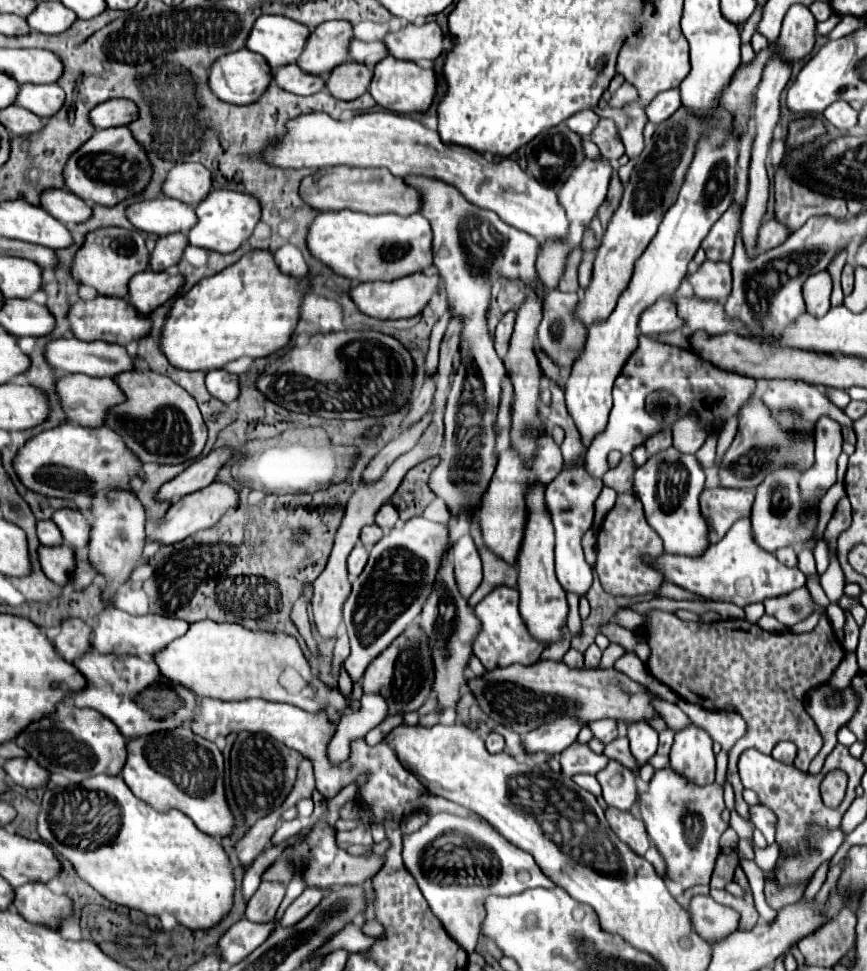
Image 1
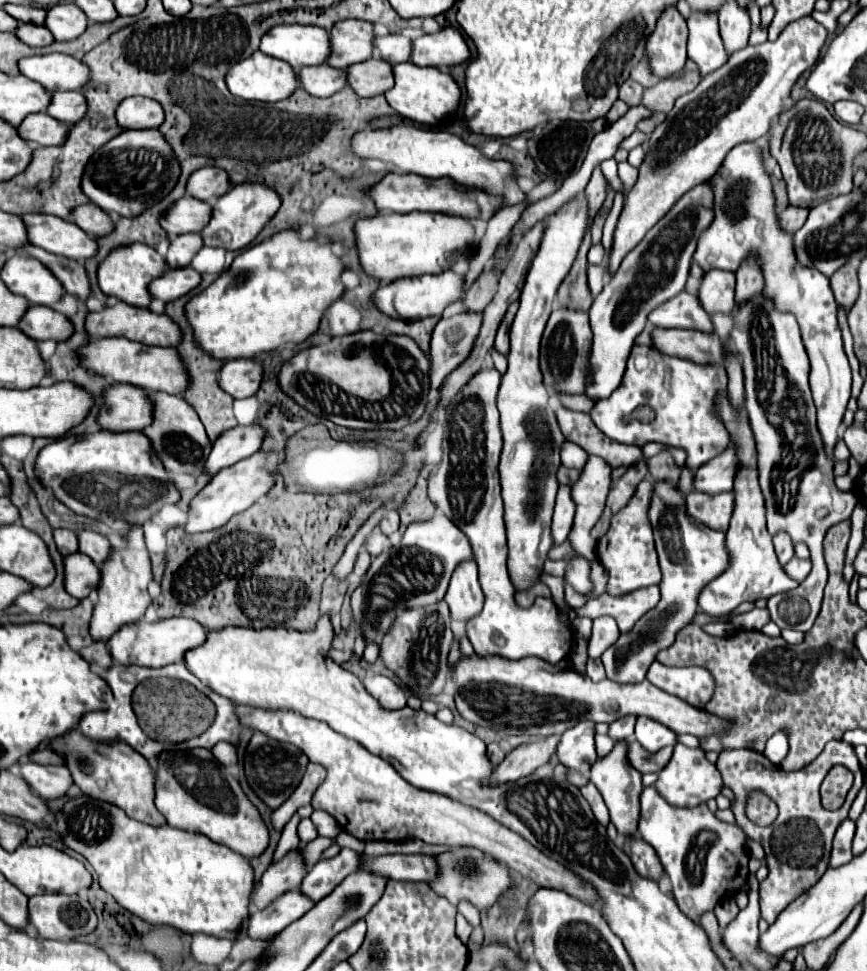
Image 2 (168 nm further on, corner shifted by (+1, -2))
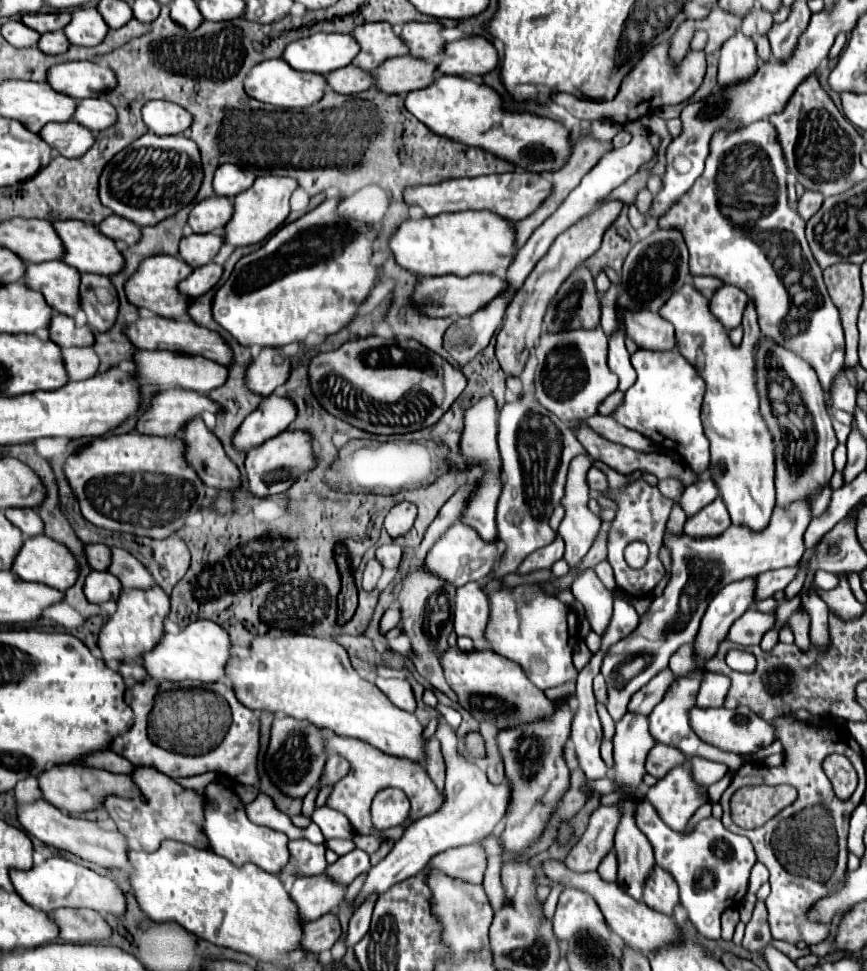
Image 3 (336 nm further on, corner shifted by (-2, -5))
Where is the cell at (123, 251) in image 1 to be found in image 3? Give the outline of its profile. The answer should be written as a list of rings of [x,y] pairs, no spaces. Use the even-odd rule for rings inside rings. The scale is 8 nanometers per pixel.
[[[166,254],[150,256],[140,264],[136,274],[126,282],[126,296],[138,308],[148,308],[164,318],[182,318],[188,314],[192,298],[178,290],[178,282],[182,282],[190,274],[192,274],[192,268],[182,258],[178,260],[178,258],[166,256]]]

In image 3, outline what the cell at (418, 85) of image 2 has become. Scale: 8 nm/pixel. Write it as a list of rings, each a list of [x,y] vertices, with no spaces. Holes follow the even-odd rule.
[[[440,76],[428,88],[412,90],[406,96],[406,108],[432,132],[466,146],[484,148],[530,174],[556,172],[566,166],[572,154],[570,130],[562,122],[532,112],[506,110],[494,88],[472,78]]]

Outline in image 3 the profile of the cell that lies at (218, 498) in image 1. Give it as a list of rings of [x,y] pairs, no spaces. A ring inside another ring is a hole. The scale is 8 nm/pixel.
[[[284,430],[278,436],[262,442],[260,446],[256,446],[248,452],[248,456],[246,456],[248,486],[258,496],[280,494],[280,492],[286,492],[298,480],[298,476],[314,470],[316,464],[318,464],[318,460],[314,454],[312,436],[304,430]]]

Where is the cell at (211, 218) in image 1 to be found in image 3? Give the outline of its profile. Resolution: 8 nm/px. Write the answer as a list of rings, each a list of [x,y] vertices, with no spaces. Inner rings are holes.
[[[260,176],[254,186],[244,190],[234,198],[234,216],[224,228],[226,244],[232,246],[250,246],[262,242],[268,234],[272,234],[290,214],[290,196],[298,188],[294,178],[286,176]]]

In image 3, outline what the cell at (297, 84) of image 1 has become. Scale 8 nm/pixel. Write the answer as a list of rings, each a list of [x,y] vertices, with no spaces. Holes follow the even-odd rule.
[[[350,64],[342,70],[334,70],[334,72],[326,74],[326,78],[328,78],[328,86],[340,94],[364,92],[374,84],[374,76],[354,64]]]

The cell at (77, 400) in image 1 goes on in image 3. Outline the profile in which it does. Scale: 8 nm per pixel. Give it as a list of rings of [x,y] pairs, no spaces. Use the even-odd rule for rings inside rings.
[[[164,390],[140,416],[136,432],[176,436],[190,420],[200,418],[202,412],[212,412],[214,416],[218,416],[224,412],[224,408],[218,402],[210,400],[206,394],[192,390]]]

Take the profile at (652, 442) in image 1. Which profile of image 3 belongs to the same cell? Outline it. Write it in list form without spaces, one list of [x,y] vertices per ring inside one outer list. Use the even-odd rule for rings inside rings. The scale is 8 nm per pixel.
[[[668,478],[668,480],[658,482],[658,490],[662,492],[662,496],[666,496],[670,500],[678,500],[684,488],[682,488],[682,482],[678,482],[676,478]]]

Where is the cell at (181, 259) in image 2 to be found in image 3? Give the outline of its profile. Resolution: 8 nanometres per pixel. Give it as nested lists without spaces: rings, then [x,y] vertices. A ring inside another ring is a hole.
[[[212,232],[190,234],[180,242],[180,256],[184,258],[186,264],[190,264],[192,268],[198,268],[212,262],[218,250],[222,248],[222,244],[224,244],[222,234],[212,234]]]

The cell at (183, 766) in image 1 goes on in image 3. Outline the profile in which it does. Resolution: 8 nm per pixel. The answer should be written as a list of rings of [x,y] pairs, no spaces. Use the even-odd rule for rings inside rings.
[[[212,782],[212,786],[204,788],[204,796],[208,800],[206,820],[204,820],[204,832],[206,832],[208,840],[210,840],[212,852],[216,852],[218,856],[230,860],[236,866],[254,864],[260,870],[268,872],[268,874],[280,876],[282,868],[290,862],[288,836],[282,834],[282,832],[274,832],[270,828],[256,826],[254,822],[250,822],[248,816],[246,816],[246,812],[244,812],[242,800],[228,786]]]

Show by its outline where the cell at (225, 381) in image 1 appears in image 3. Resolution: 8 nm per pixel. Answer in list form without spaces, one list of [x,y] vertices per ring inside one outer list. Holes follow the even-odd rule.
[[[262,348],[248,368],[248,388],[260,396],[270,396],[290,376],[292,364],[280,348]]]

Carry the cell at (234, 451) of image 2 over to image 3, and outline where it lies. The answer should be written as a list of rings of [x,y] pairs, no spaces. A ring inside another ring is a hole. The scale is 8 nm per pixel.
[[[270,394],[260,406],[244,420],[238,434],[234,434],[234,446],[248,452],[250,448],[262,444],[264,440],[284,432],[296,418],[296,404],[286,396]]]

